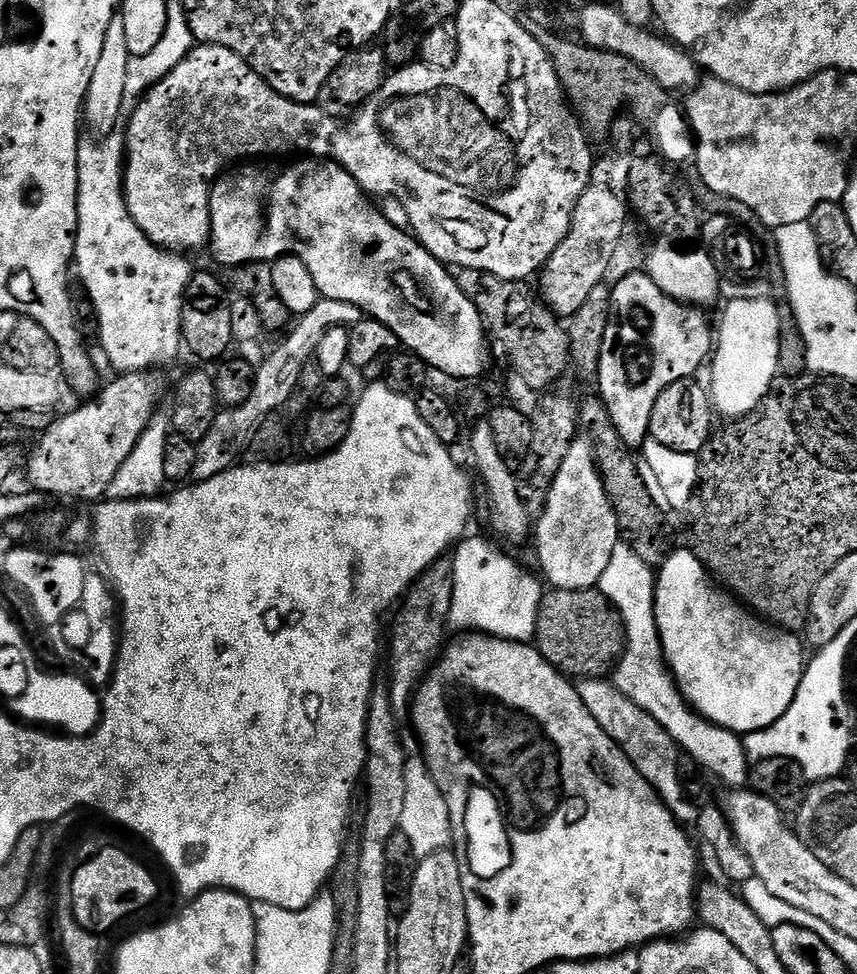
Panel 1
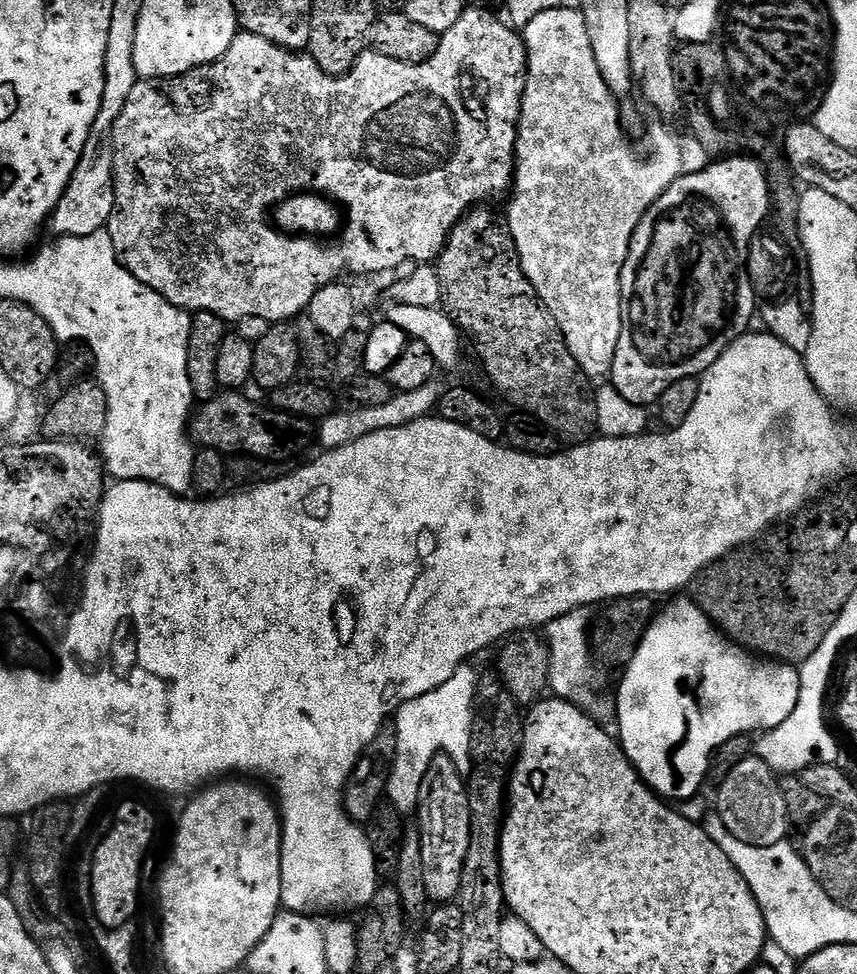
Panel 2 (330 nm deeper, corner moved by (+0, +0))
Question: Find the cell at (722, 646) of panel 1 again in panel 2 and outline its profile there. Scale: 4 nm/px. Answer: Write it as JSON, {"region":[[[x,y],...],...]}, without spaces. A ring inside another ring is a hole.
{"region":[[[695,599],[676,600],[659,609],[634,658],[623,669],[618,706],[614,709],[616,724],[620,727],[618,743],[640,773],[641,780],[657,797],[668,802],[688,800],[699,794],[708,776],[712,755],[727,740],[743,732],[760,734],[777,728],[788,715],[794,714],[799,677],[797,665],[771,658],[757,659],[751,651],[728,639],[696,605]]]}

